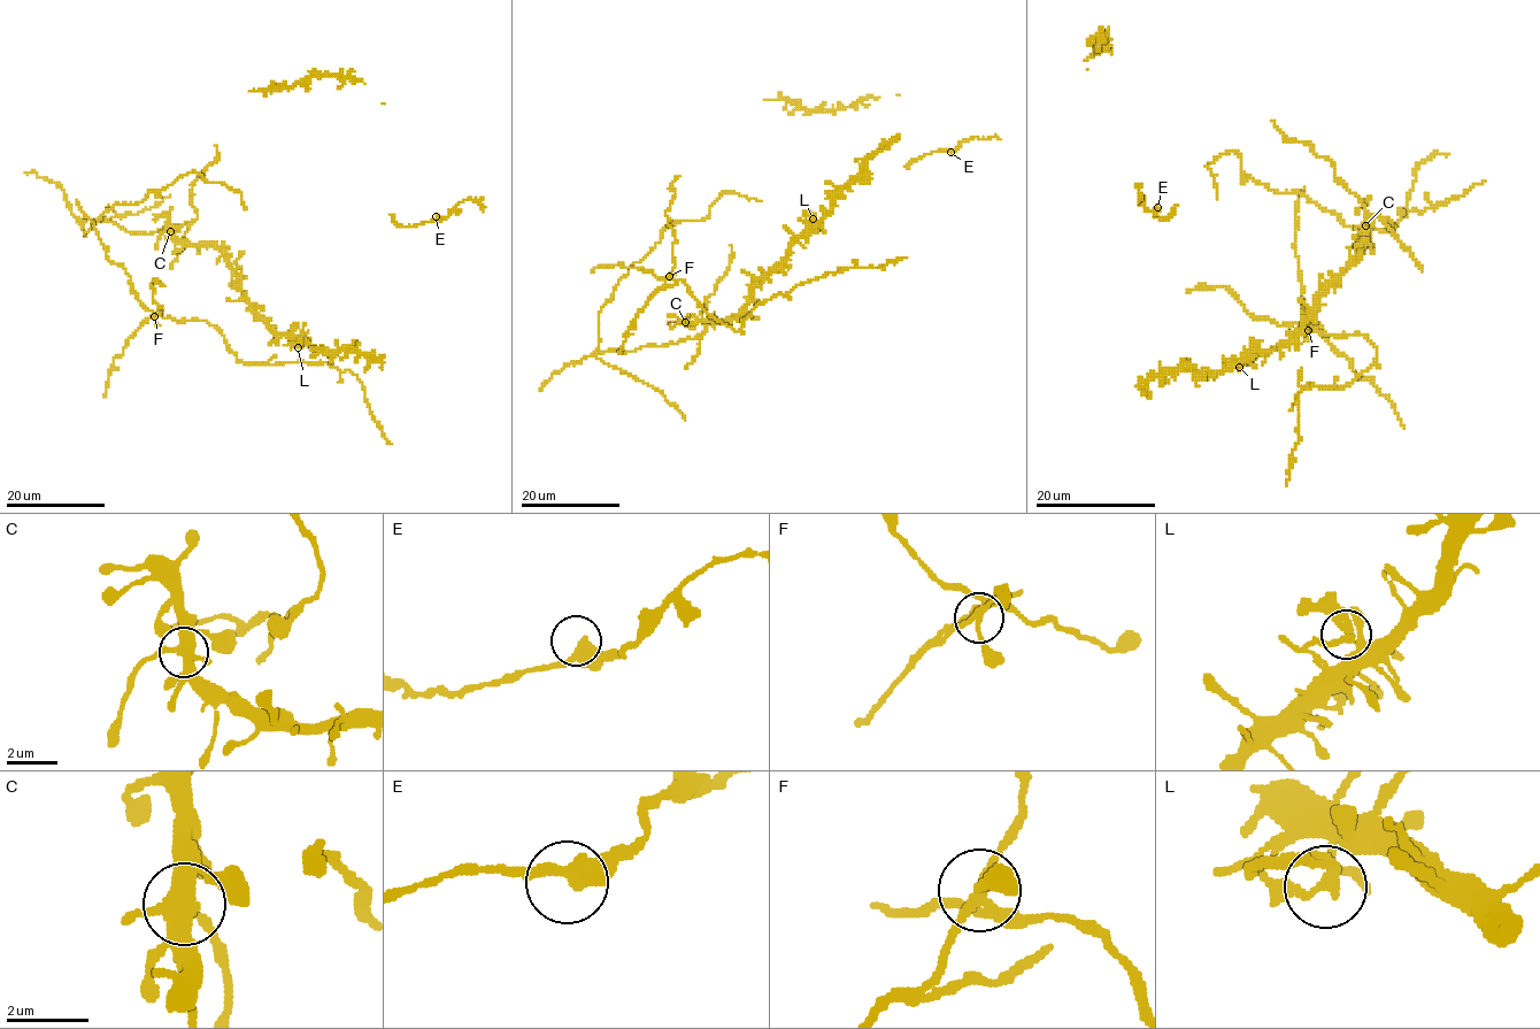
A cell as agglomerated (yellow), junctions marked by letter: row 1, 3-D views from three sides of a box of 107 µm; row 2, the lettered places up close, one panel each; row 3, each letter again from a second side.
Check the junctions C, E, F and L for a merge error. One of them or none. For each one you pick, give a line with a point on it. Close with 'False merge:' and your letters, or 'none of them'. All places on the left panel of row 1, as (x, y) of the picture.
F: place (154, 316)
False merge: F

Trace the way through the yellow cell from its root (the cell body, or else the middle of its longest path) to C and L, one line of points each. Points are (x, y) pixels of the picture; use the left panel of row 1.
C: (113, 222), (129, 232), (146, 233), (170, 224), (181, 225), (169, 231)
L: (113, 222), (146, 233), (178, 223), (171, 235), (185, 244), (214, 245), (249, 307), (298, 347)

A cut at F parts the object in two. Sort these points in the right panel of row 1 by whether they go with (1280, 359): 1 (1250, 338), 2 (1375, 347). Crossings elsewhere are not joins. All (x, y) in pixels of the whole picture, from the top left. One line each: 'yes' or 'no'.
1: yes
2: yes

